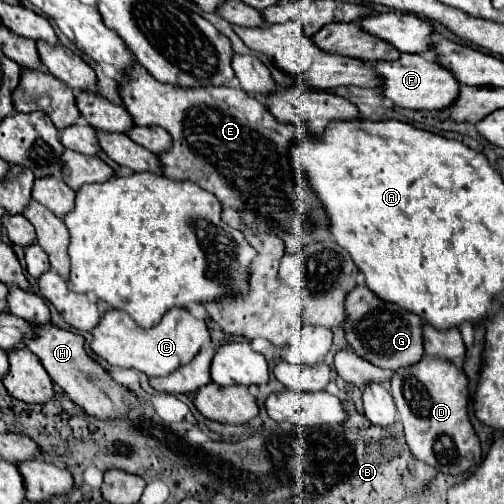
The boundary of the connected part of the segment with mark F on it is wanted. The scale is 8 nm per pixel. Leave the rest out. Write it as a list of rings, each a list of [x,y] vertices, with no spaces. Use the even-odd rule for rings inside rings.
[[[402,53],[396,61],[376,61],[374,71],[382,79],[382,95],[388,97],[394,105],[406,109],[446,109],[458,95],[458,81],[450,71],[438,65],[428,55]]]

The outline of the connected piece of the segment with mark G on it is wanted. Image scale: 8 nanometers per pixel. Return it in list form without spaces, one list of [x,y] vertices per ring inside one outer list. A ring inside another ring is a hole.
[[[356,287],[354,291],[348,293],[346,297],[346,311],[348,319],[344,323],[346,331],[346,341],[354,349],[356,355],[362,359],[370,361],[372,365],[380,369],[390,369],[398,371],[402,367],[414,365],[422,359],[424,355],[424,345],[422,345],[422,319],[414,313],[408,313],[406,309],[386,303],[376,293],[370,293],[368,287]]]

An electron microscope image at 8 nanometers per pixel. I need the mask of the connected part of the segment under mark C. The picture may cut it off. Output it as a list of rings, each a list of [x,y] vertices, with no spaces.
[[[118,309],[106,311],[100,323],[92,329],[92,351],[106,359],[110,365],[128,367],[146,373],[148,377],[160,377],[174,373],[174,369],[188,365],[196,357],[202,345],[210,343],[210,329],[204,321],[194,319],[186,309],[170,309],[162,321],[150,329],[138,327],[126,313]]]

